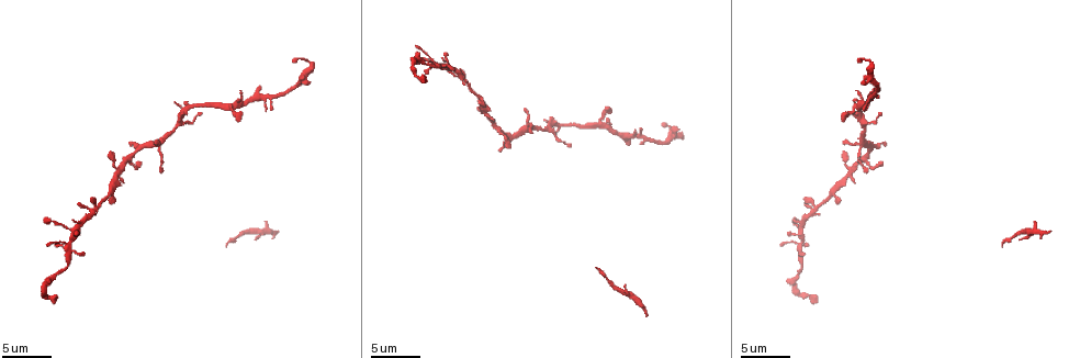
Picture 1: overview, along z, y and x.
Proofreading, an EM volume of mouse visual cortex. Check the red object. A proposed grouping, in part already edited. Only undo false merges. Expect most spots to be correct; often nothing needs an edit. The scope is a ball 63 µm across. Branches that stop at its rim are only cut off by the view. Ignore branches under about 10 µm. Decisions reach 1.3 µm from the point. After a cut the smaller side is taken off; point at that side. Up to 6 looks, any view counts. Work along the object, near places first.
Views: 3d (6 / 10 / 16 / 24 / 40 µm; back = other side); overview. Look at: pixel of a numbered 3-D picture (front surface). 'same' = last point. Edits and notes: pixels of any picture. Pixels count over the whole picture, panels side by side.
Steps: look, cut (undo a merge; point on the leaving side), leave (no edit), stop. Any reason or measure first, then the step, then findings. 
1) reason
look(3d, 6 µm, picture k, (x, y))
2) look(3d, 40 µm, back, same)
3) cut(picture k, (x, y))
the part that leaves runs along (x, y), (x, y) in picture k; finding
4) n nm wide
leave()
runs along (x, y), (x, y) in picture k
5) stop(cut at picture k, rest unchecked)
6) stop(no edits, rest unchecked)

three-way junction
look(3d, 10 µm, picture 1, (556, 123))

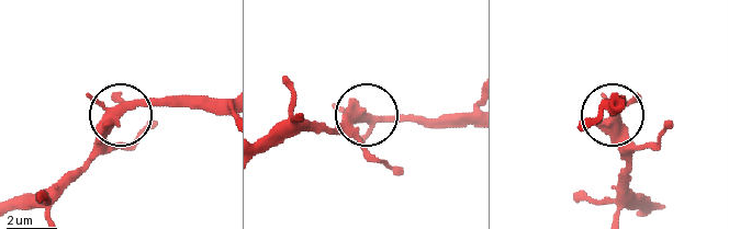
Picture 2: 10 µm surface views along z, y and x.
look(3d, 6 µm, picture 2, (122, 110))

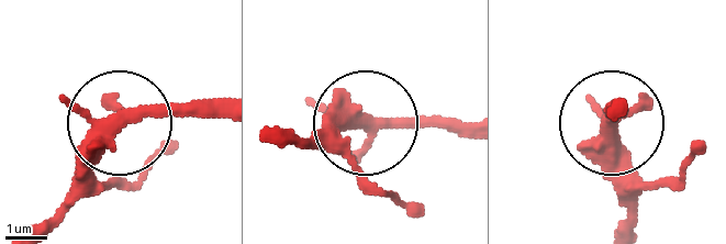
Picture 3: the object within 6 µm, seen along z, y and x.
340 nm wide
leave()
runs along (620, 223), (627, 159), (613, 118) in picture 3; one neuron here

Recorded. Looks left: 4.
a fork
look(3d, 10 µm, picture 1, (858, 152))

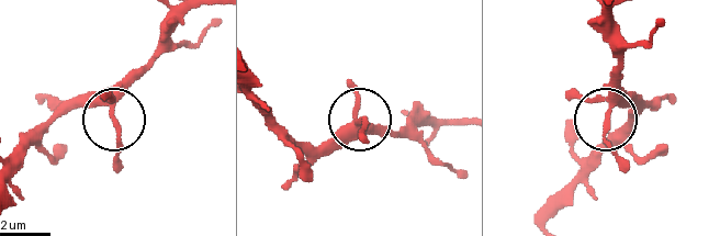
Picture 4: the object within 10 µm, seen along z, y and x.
look(3d, 6 µm, picture 4, (115, 119))

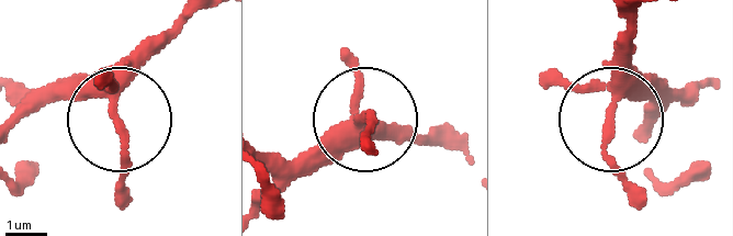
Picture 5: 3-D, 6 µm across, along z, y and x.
side arm 27 µm
leave()
runs along (609, 118), (630, 97), (665, 90) in picture 5; one neuron here

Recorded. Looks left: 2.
calibre changes
look(3d, 10 µm, picture 1, (467, 78))

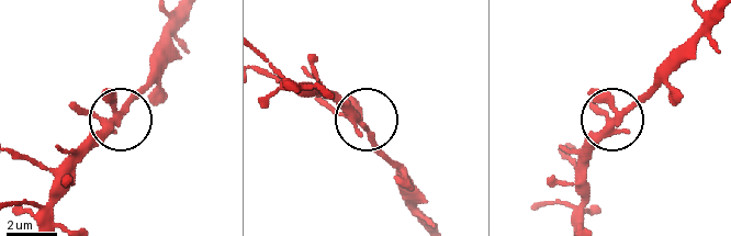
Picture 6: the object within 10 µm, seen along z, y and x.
leave()
runs along (716, 22), (585, 152) in picture 6; all the same neuron

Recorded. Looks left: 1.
stop(no edits, rest unchecked)

